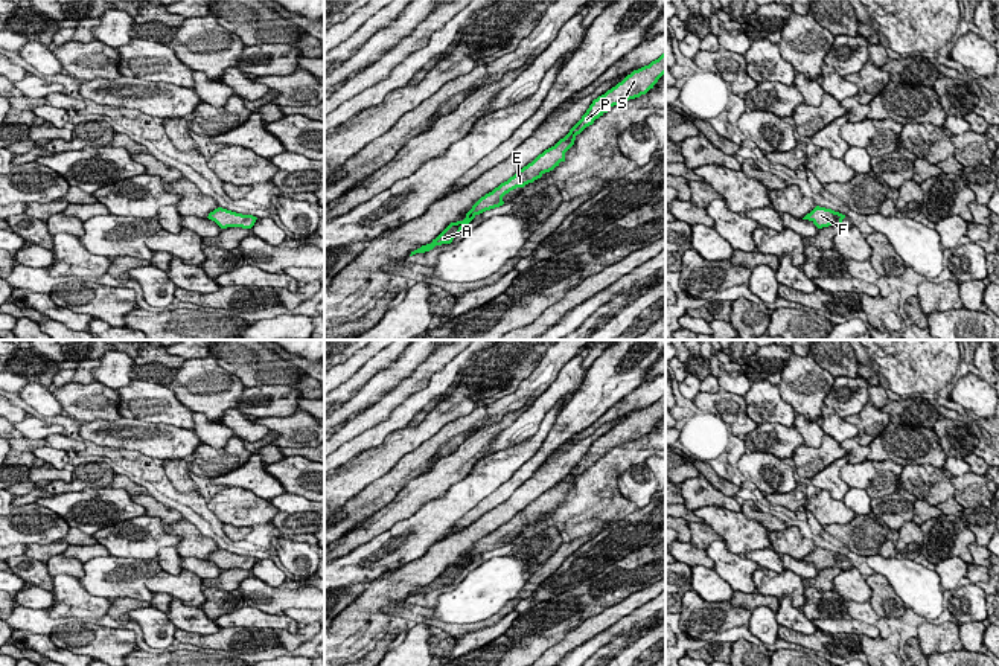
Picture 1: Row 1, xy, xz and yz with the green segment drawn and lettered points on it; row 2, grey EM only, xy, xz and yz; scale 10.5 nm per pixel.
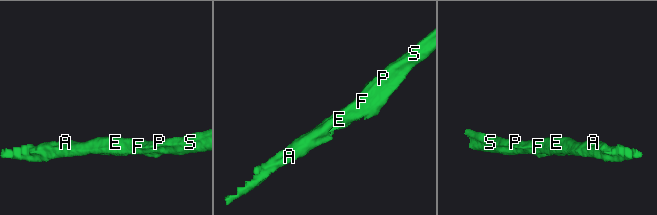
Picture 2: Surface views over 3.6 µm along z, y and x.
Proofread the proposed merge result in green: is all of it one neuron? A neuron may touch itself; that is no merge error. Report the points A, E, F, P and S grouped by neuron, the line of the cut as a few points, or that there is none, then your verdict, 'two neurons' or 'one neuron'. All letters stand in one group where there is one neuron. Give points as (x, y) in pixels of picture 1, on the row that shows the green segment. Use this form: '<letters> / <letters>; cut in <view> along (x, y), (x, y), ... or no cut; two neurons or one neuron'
A E F P S; no cut; one neuron

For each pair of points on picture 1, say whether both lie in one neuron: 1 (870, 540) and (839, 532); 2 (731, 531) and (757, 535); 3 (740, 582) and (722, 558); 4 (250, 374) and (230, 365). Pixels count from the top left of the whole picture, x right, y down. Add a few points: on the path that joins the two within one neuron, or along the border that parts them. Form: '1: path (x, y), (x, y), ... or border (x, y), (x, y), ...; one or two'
1: path (862, 535), (847, 534); one
2: path (737, 532), (740, 535), (751, 535); one
3: path (739, 576), (727, 564); one
4: path (245, 369), (235, 365); one

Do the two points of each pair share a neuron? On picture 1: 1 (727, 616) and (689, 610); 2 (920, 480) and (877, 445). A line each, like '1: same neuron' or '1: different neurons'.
1: same neuron
2: different neurons

